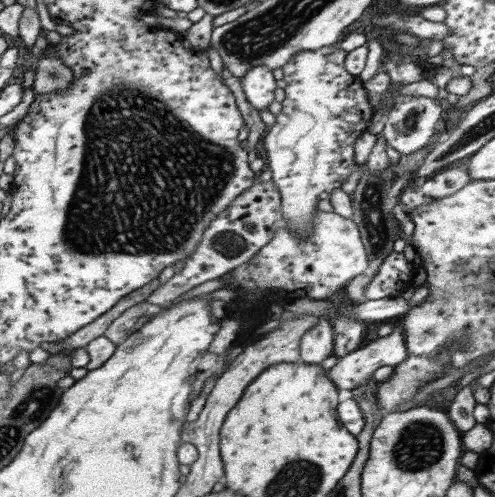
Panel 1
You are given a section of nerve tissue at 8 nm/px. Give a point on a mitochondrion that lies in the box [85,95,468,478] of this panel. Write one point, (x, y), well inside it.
(421, 443)

